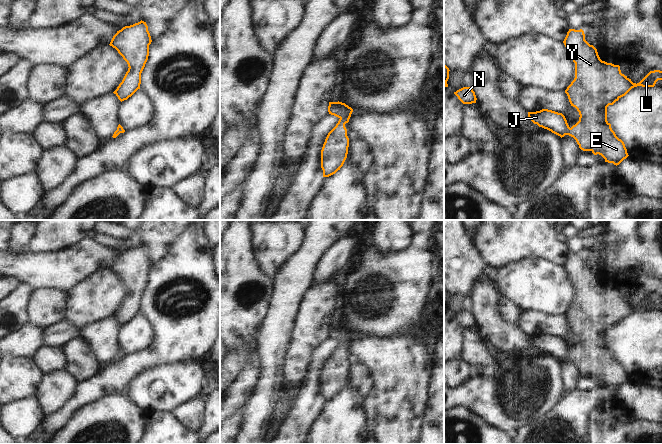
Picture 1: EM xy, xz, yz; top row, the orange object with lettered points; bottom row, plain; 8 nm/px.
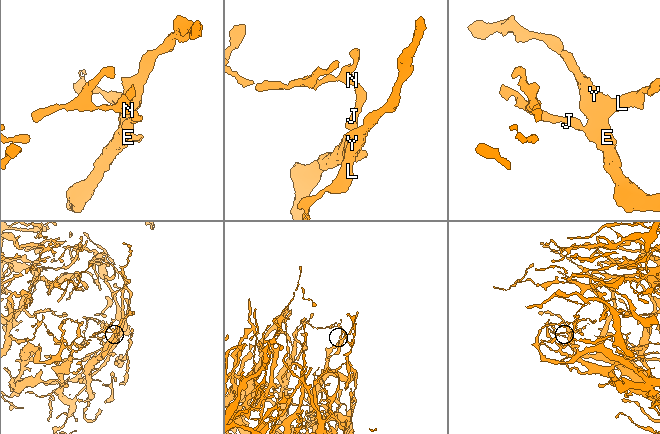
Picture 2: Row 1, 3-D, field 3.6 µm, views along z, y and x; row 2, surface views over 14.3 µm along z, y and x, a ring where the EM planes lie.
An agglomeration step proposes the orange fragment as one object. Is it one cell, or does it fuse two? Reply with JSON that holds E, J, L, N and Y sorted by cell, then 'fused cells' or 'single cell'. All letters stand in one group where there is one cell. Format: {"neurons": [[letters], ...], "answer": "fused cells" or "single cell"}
{"neurons": [["E", "J", "L", "N", "Y"]], "answer": "single cell"}

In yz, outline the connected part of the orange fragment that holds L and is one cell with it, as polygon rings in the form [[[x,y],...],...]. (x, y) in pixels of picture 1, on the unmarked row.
[[[569,253],[563,267],[575,287],[575,302],[567,311],[565,317],[571,330],[575,331],[579,336],[579,345],[570,352],[562,337],[548,333],[528,336],[528,341],[534,348],[551,355],[561,362],[565,359],[573,361],[581,374],[591,375],[594,379],[599,378],[605,383],[605,386],[617,390],[629,379],[624,366],[616,360],[611,348],[607,345],[607,331],[613,329],[634,311],[654,311],[658,304],[662,304],[662,295],[650,295],[636,308],[621,297],[619,289],[607,287],[600,283],[597,273],[585,264],[582,253]]]

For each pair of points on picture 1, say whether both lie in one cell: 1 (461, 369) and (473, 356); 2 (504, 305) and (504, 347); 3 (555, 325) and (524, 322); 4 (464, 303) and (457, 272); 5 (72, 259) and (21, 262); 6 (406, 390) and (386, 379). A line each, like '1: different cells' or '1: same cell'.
1: different cells
2: different cells
3: same cell
4: different cells
5: same cell
6: same cell

